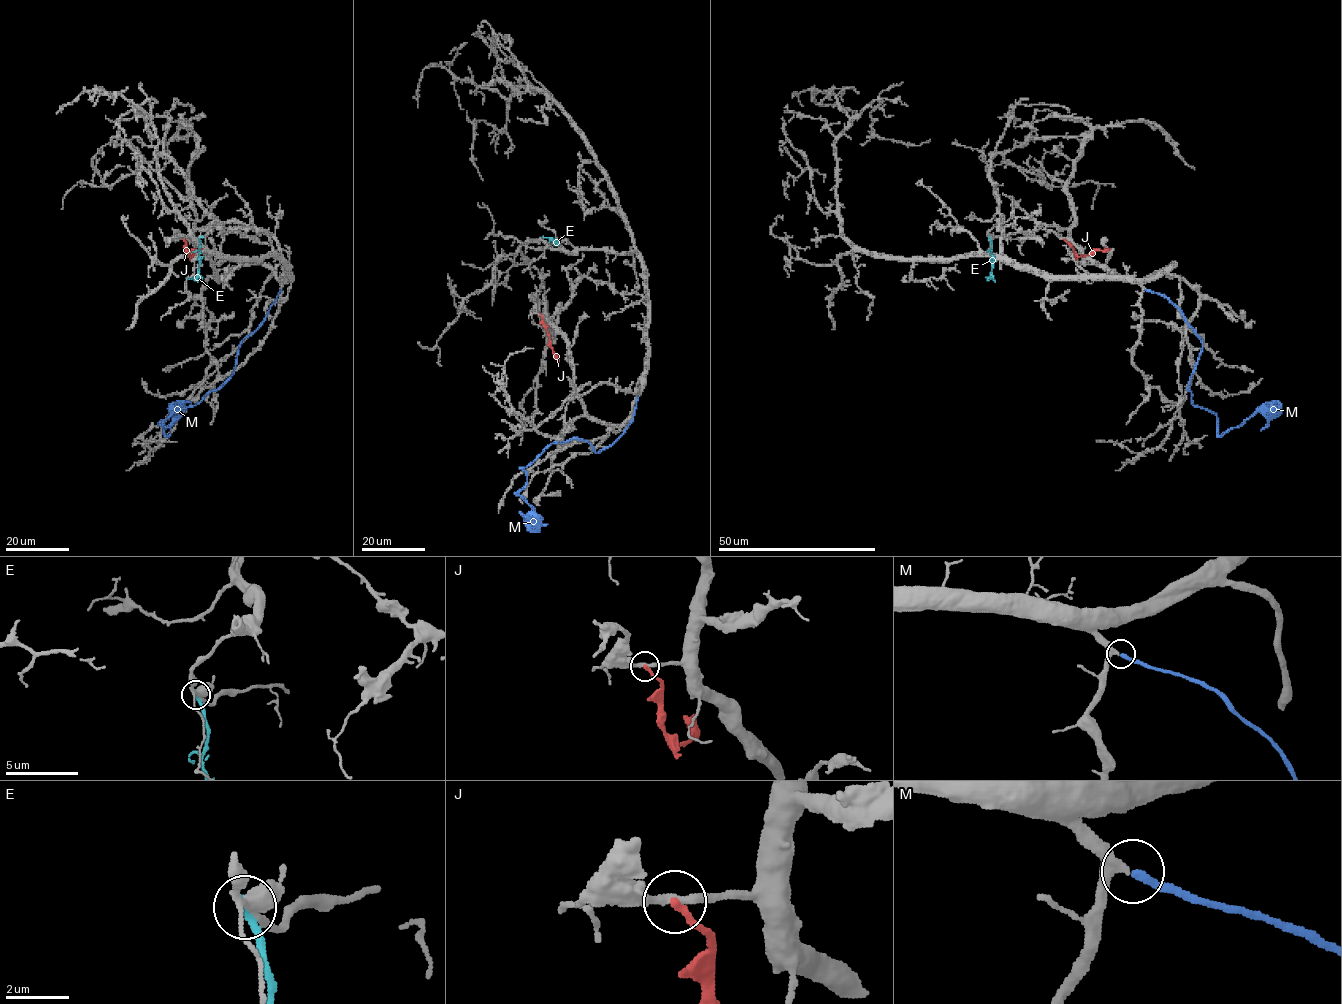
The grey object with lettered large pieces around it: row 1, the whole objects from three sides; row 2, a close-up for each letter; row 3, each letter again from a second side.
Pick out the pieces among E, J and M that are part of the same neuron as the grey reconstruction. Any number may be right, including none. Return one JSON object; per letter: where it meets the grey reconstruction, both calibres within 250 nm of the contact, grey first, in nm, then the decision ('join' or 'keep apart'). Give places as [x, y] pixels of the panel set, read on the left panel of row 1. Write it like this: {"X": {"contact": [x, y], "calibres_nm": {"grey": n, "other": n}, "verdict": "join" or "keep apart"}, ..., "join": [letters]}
{"E": {"contact": [200, 237], "calibres_nm": {"grey": 360, "other": 280}, "verdict": "keep apart"}, "J": {"contact": [183, 239], "calibres_nm": {"grey": 260, "other": 200}, "verdict": "keep apart"}, "M": {"contact": [281, 289], "calibres_nm": {"grey": 320, "other": 220}, "verdict": "join"}, "join": ["M"]}

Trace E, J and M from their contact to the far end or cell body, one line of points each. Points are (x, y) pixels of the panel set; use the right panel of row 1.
E: (989, 237), (993, 264), (991, 275), (986, 277)
J: (1064, 238), (1078, 256), (1110, 248)
M: (1146, 289), (1174, 304), (1201, 341), (1192, 402), (1216, 416), (1220, 436), (1258, 410), (1268, 419), (1260, 429)

